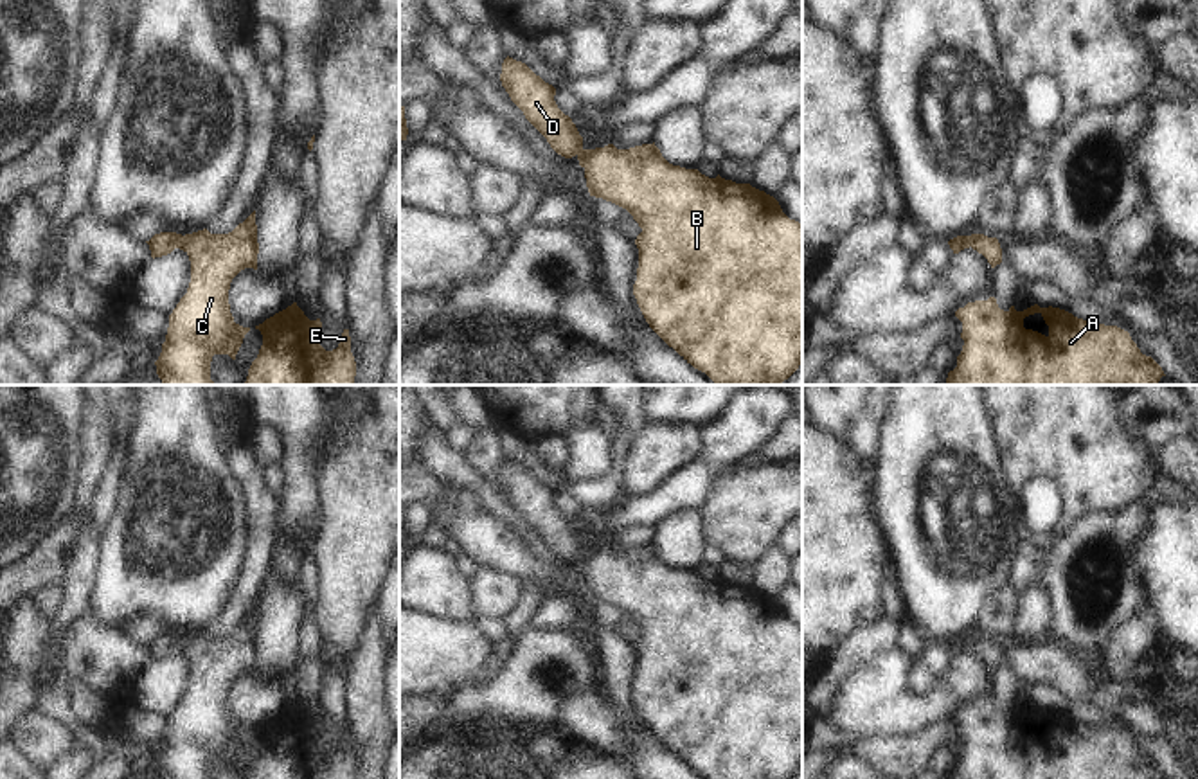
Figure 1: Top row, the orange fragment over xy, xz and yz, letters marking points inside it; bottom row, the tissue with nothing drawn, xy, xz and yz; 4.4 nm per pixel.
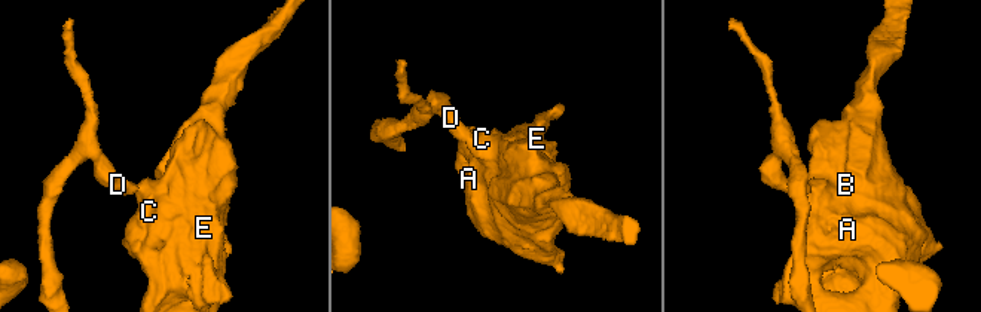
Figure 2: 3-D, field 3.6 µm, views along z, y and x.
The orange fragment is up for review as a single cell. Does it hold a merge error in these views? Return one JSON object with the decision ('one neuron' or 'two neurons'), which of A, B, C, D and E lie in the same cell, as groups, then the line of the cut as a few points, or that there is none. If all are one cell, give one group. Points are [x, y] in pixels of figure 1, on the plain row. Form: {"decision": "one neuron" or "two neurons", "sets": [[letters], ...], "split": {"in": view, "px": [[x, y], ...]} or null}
{"decision": "two neurons", "sets": [["A", "B", "C", "E"], ["D"]], "split": {"in": "xy", "px": [[177, 637], [178, 650]]}}

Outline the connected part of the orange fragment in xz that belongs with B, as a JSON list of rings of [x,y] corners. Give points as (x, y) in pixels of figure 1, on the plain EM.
[[[655,545],[630,552],[617,552],[613,547],[583,552],[577,558],[577,563],[585,572],[590,599],[603,601],[626,612],[642,631],[635,642],[639,651],[639,671],[633,698],[649,730],[669,750],[707,779],[791,779],[799,772],[802,766],[802,626],[790,622],[773,599],[752,590],[750,586],[736,586],[720,578],[709,581],[698,572],[685,572],[669,567]]]

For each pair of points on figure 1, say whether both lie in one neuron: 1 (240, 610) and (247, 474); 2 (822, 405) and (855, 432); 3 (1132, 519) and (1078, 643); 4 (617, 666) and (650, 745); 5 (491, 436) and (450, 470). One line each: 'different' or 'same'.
1: same
2: same
3: same
4: same
5: different

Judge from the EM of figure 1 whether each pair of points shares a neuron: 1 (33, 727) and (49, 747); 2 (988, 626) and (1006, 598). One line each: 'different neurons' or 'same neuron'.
1: same neuron
2: same neuron

